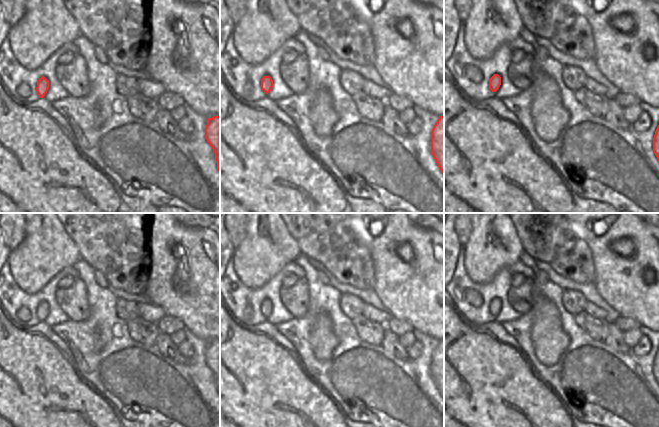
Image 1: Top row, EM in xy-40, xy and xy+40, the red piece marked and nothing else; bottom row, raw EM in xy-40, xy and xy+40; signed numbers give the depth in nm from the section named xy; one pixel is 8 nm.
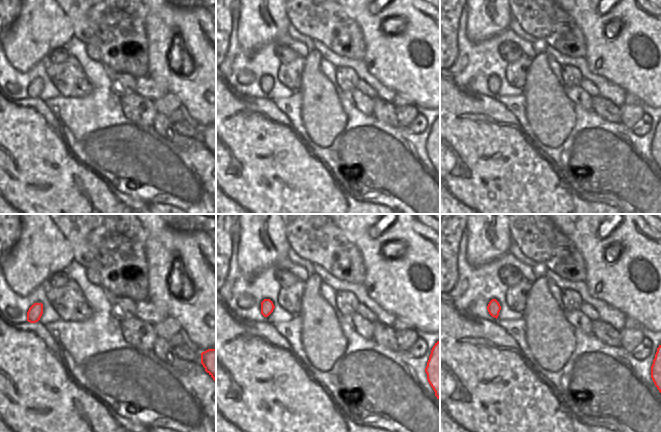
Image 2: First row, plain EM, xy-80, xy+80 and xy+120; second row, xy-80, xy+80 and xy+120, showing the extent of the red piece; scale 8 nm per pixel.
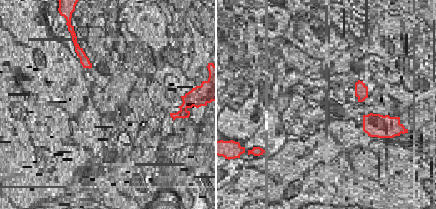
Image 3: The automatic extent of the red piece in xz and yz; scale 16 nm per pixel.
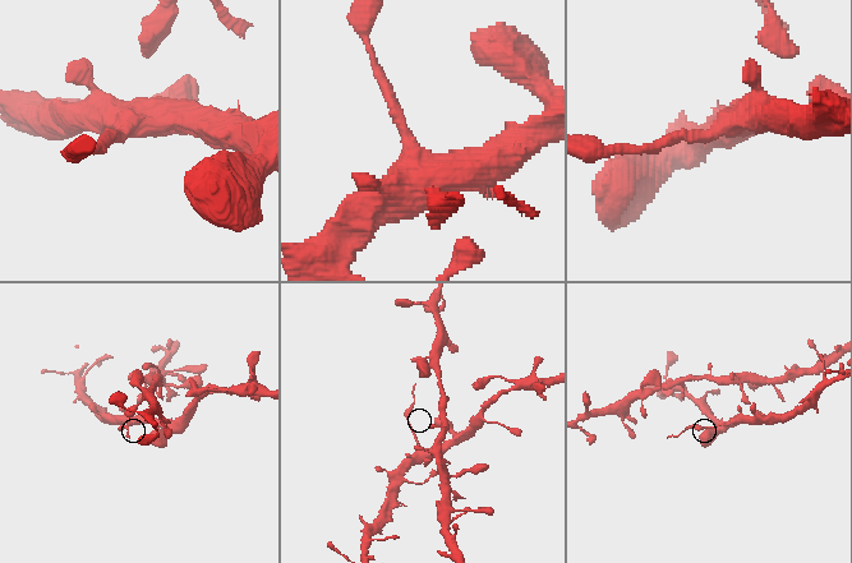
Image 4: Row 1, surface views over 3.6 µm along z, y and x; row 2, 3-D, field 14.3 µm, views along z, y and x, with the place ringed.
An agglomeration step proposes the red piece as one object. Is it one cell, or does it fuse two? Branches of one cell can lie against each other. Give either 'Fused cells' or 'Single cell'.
Fused cells.

